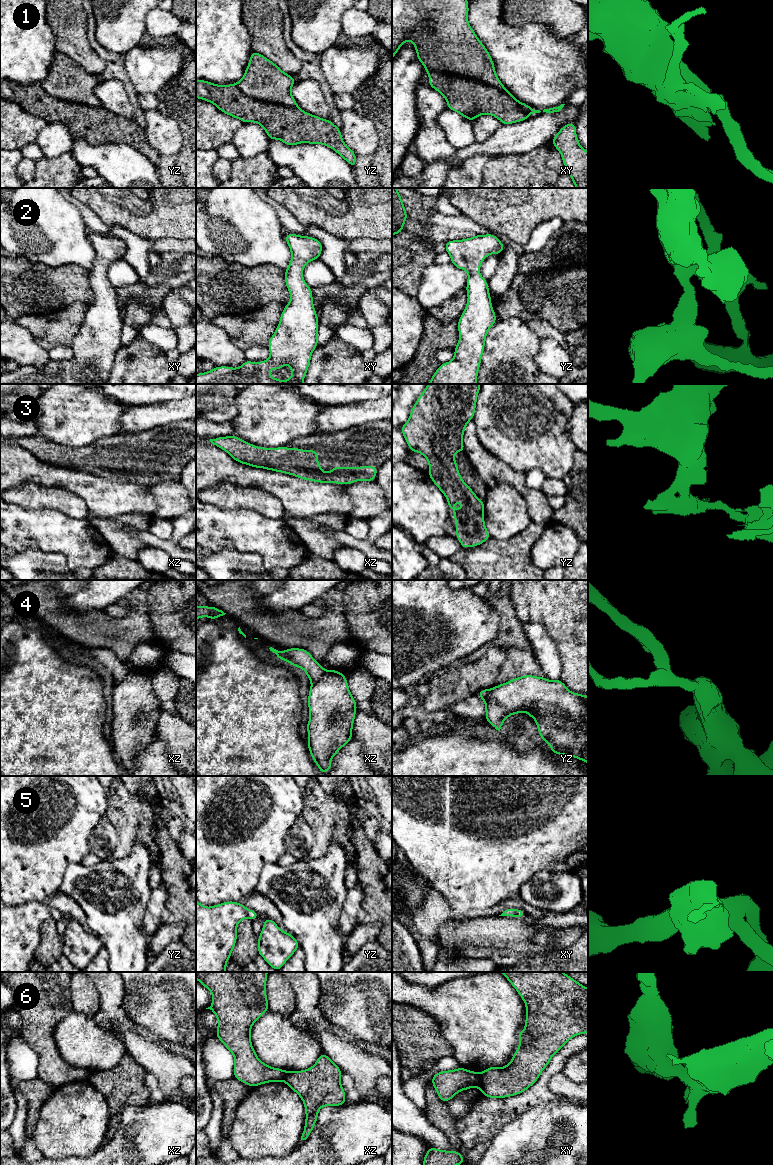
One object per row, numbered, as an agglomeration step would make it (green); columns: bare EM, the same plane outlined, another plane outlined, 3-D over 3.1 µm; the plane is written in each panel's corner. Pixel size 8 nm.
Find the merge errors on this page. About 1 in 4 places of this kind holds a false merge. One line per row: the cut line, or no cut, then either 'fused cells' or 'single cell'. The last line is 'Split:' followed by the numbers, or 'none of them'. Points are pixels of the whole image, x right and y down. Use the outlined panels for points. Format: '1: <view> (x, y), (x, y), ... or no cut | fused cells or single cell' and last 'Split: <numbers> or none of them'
1: xy (428, 72), (442, 71), (472, 78), (497, 87), (511, 95) | fused cells
2: no cut | single cell
3: no cut | single cell
4: xz (325, 670), (312, 683) | fused cells
5: no cut | single cell
6: xy (478, 1073), (481, 1088) | fused cells
Split: 1, 4, 6

